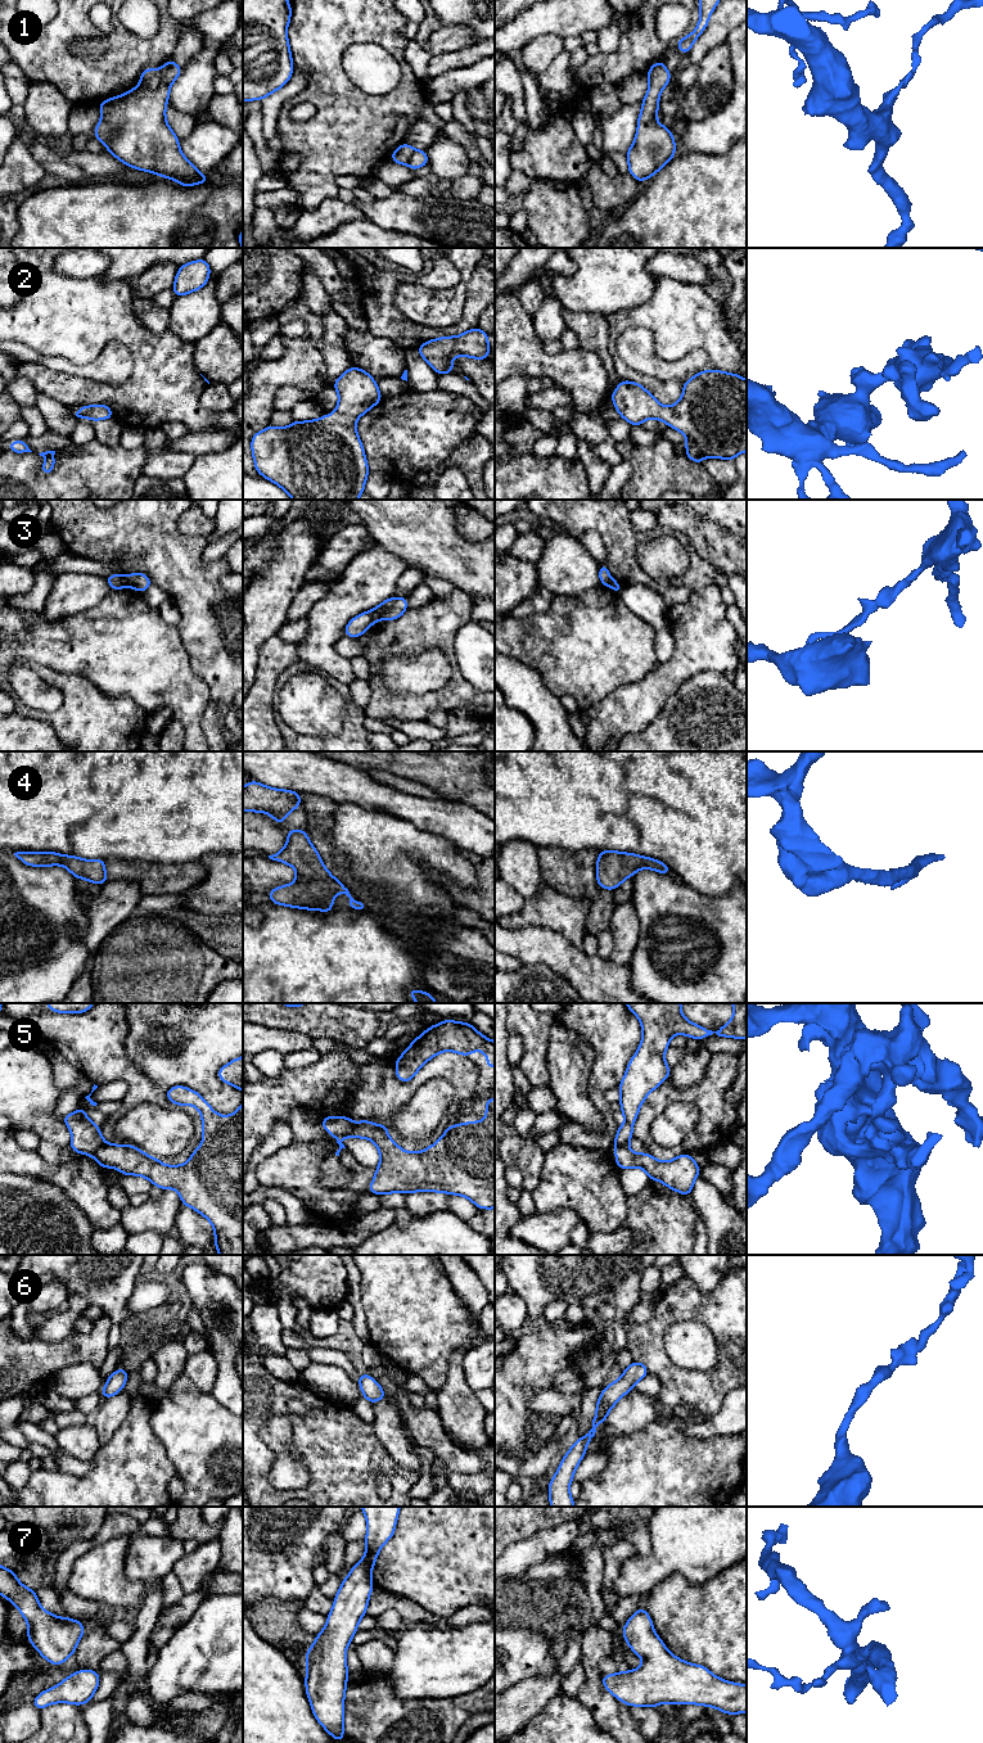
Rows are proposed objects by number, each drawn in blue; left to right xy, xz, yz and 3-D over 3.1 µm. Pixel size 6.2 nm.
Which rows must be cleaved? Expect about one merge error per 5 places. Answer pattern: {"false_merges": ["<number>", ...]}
{"false_merges": ["1", "3", "5"]}

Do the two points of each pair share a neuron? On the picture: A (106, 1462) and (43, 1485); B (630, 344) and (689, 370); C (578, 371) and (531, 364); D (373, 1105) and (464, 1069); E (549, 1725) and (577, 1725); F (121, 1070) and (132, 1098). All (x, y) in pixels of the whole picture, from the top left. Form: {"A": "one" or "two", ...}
{"A": "one", "B": "one", "C": "one", "D": "one", "E": "one", "F": "one"}

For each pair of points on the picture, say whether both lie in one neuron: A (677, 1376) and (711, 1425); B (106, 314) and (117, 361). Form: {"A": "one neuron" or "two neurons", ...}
{"A": "two neurons", "B": "two neurons"}

